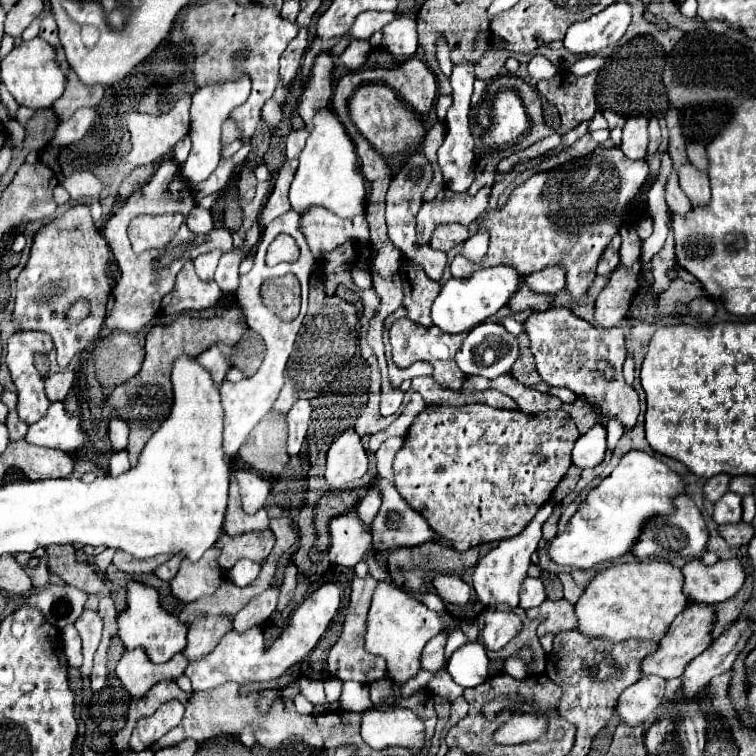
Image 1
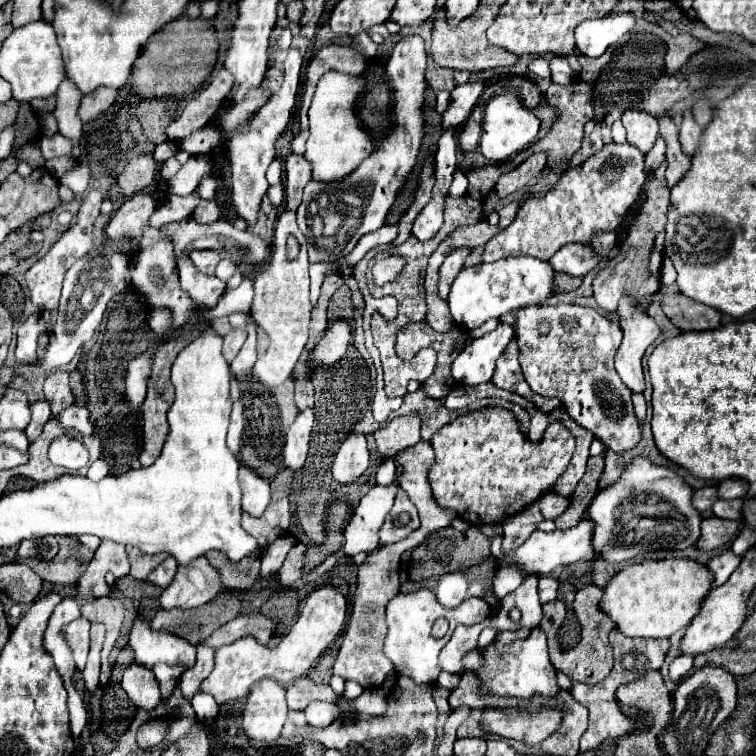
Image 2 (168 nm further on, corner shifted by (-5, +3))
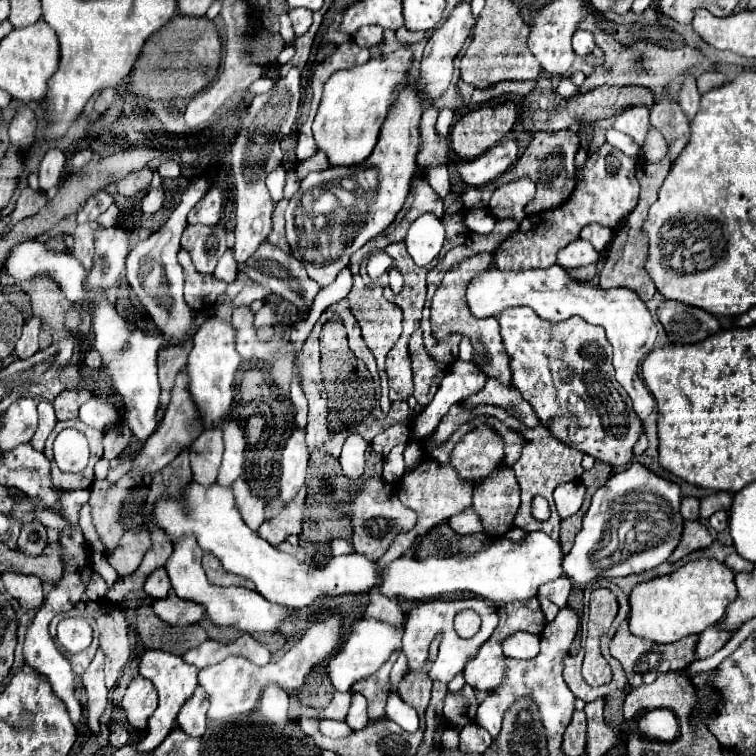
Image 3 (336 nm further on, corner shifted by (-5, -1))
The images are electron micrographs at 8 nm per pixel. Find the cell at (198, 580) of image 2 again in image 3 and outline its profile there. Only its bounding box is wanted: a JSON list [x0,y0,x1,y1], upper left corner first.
[152,593,204,627]

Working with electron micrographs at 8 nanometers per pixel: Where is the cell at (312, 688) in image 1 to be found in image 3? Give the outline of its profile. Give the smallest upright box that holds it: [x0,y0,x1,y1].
[386,693,418,733]

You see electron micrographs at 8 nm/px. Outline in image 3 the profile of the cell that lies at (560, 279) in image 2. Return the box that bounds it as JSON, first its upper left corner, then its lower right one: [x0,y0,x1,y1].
[568,263,596,281]

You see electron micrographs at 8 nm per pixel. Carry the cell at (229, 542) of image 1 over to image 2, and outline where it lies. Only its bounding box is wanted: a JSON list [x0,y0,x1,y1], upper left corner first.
[206,551,260,591]

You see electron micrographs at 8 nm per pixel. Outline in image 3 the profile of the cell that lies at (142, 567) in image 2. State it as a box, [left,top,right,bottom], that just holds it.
[106,529,150,575]

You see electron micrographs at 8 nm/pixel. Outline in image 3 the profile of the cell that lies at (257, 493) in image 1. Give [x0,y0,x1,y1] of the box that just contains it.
[232,479,264,531]

